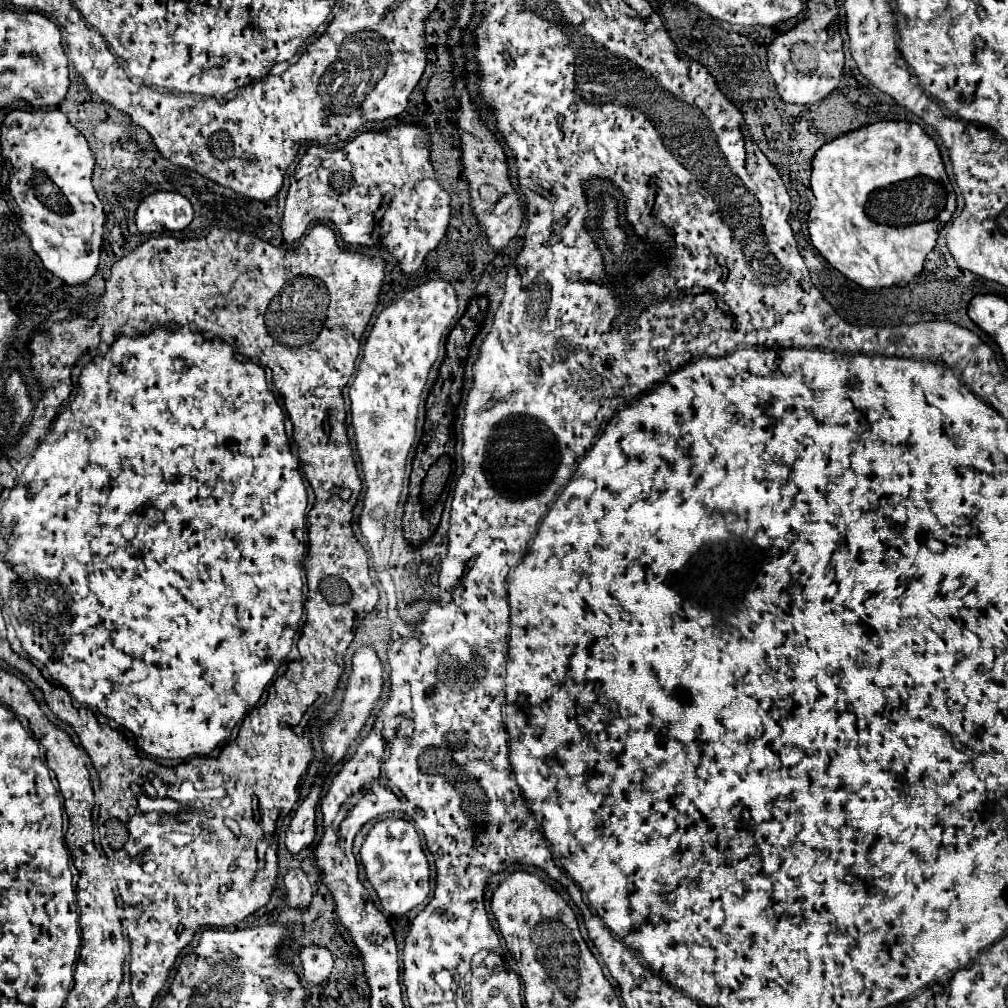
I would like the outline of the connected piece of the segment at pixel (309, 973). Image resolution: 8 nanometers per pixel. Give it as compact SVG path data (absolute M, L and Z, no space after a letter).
M306 945L300 949L302 974L308 983L322 983L332 971L332 955L328 949L318 945Z

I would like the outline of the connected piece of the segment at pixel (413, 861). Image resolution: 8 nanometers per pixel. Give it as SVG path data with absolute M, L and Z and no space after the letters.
M404 819L378 821L370 829L360 849L360 855L362 855L366 877L376 889L382 907L390 915L404 915L426 901L430 893L430 865L422 851L422 839L412 823Z

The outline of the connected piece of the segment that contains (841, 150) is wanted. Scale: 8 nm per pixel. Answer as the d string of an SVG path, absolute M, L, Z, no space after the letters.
M878 121L872 125L864 125L856 131L850 131L846 135L840 135L828 143L824 143L812 159L812 191L816 197L816 205L810 209L808 215L808 229L810 229L810 237L814 247L826 257L826 261L838 269L844 277L848 277L850 281L858 283L864 289L876 289L884 287L892 287L892 285L908 285L916 275L922 273L924 269L924 259L926 255L934 249L936 239L938 239L938 231L944 227L946 221L950 221L954 209L956 209L956 197L950 185L950 179L944 171L944 163L940 157L940 151L936 147L936 143L924 133L924 129L916 123L908 123L908 121Z

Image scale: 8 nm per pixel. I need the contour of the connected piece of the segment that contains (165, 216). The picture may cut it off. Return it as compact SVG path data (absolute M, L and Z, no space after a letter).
M158 191L142 199L136 209L136 227L144 235L176 233L190 225L194 209L180 193Z

